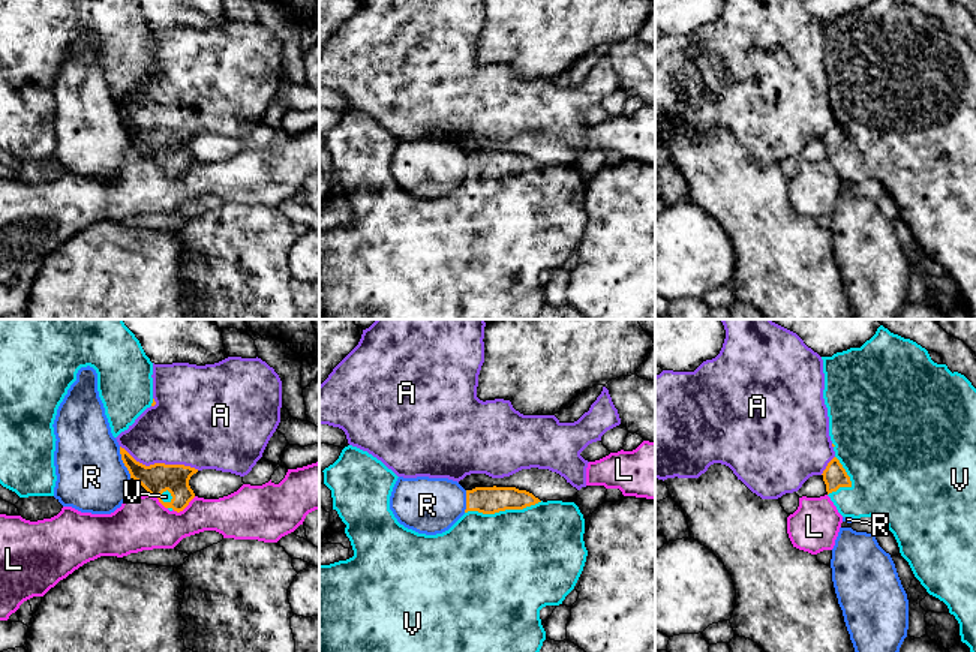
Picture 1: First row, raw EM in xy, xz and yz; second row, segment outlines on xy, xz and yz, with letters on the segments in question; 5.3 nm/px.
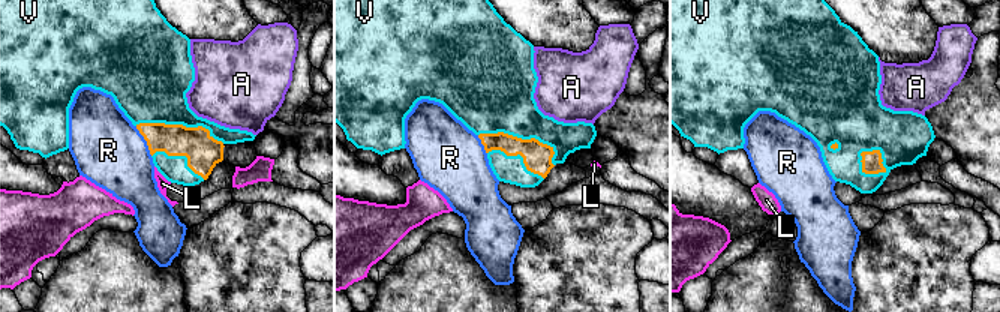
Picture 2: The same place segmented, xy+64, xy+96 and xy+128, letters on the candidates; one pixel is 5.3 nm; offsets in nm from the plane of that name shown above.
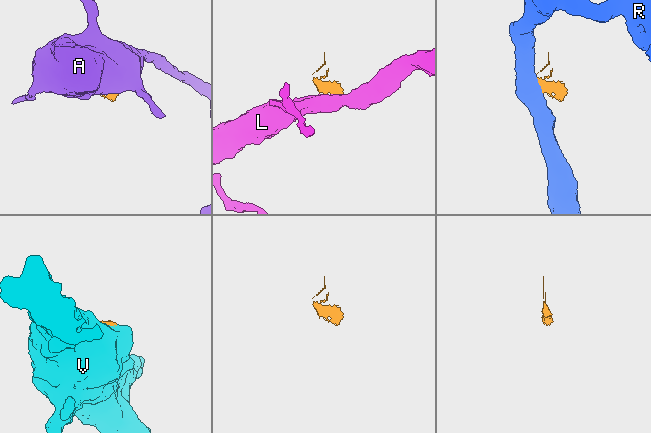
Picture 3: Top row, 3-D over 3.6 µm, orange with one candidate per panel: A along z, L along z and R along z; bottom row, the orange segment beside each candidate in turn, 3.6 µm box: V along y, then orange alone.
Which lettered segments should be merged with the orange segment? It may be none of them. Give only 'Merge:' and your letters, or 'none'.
Merge: V

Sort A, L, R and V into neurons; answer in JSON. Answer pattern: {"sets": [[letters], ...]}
{"sets": [["A"], ["L"], ["R"], ["V"]]}

